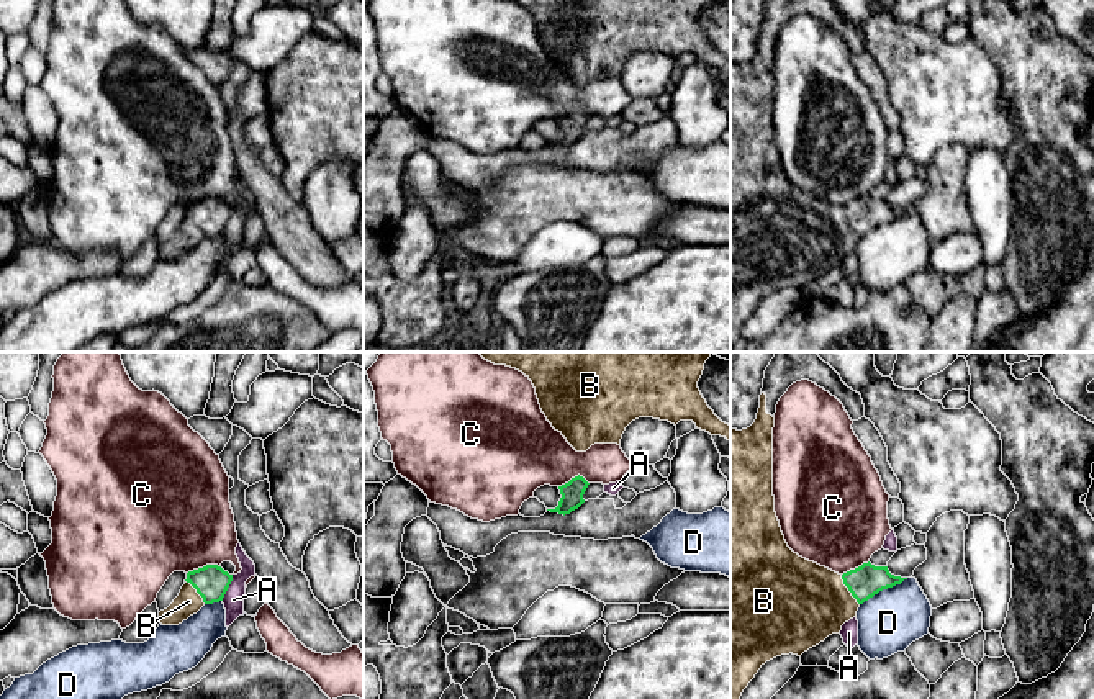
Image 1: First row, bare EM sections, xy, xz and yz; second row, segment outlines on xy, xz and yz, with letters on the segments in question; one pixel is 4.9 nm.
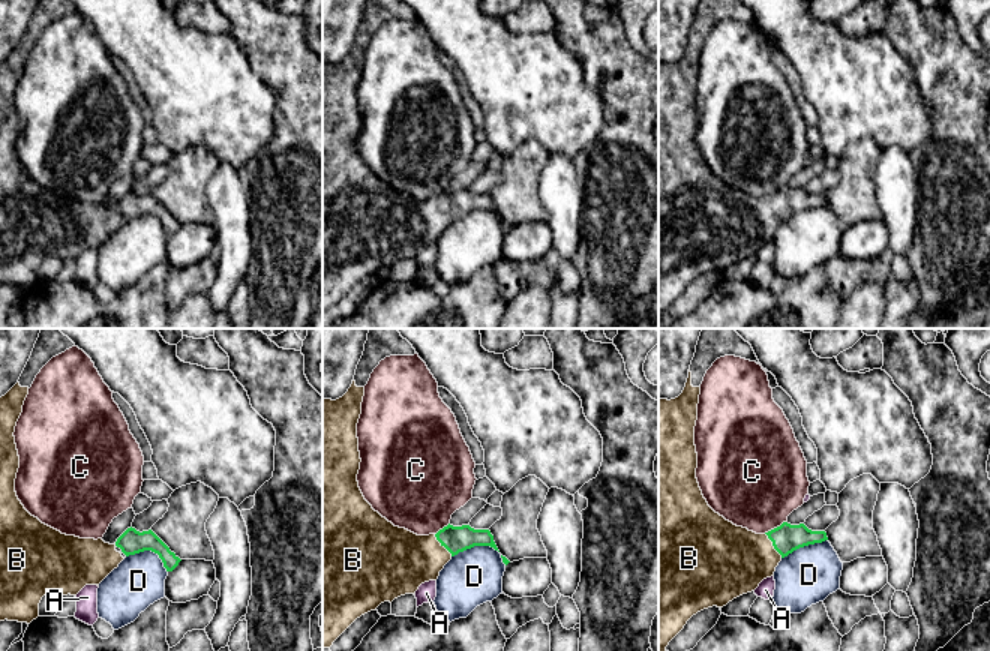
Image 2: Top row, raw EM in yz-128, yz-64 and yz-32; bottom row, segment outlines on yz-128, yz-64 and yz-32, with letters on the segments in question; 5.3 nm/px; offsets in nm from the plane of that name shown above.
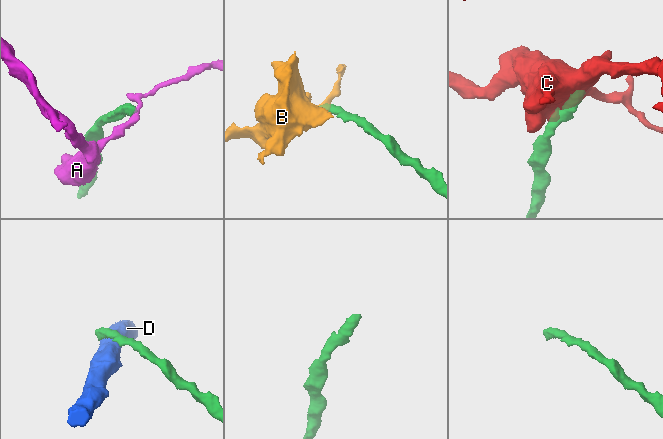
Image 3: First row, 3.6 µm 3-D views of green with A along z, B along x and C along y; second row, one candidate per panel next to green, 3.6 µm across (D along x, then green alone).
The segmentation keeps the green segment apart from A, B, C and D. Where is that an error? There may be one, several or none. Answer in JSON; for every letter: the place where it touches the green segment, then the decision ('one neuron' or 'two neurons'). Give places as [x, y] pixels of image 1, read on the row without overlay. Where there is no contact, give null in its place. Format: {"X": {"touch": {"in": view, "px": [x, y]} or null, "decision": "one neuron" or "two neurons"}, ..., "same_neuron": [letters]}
{"A": {"touch": {"in": "xy", "px": [228, 220]}, "decision": "two neurons"}, "B": {"touch": {"in": "yz", "px": [849, 223]}, "decision": "one neuron"}, "C": {"touch": {"in": "xy", "px": [203, 200]}, "decision": "two neurons"}, "D": {"touch": {"in": "yz", "px": [883, 221]}, "decision": "two neurons"}, "same_neuron": ["B"]}

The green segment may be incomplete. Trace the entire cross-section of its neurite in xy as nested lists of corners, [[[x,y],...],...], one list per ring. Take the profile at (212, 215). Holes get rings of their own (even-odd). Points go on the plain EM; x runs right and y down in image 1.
[[[218,198],[188,205],[179,229],[167,242],[159,246],[159,255],[162,259],[179,259],[205,237],[223,234],[231,214],[233,208]]]

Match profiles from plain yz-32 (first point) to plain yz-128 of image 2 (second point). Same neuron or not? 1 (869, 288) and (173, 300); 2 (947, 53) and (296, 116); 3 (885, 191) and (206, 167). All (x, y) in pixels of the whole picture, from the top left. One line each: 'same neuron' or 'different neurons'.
1: different neurons
2: same neuron
3: different neurons

